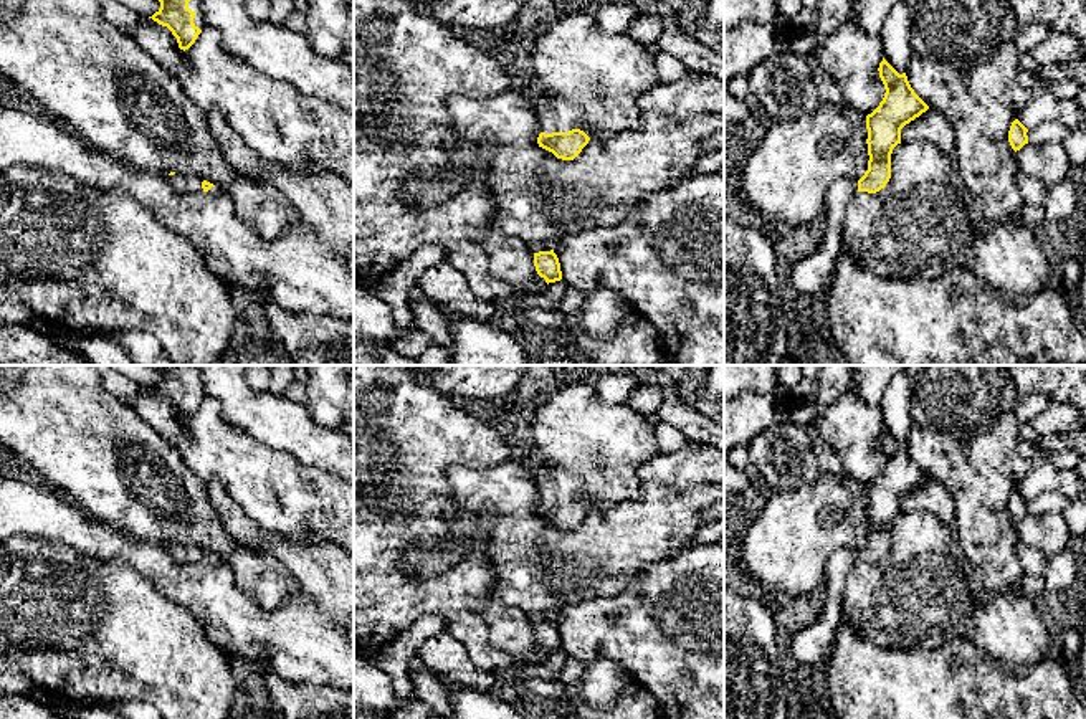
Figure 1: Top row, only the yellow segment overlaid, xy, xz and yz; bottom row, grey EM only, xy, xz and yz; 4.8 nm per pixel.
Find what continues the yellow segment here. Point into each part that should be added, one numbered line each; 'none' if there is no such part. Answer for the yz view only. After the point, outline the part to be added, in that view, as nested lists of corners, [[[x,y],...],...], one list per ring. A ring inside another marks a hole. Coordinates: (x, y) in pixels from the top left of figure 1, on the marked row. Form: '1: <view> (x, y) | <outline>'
1: yz (809, 276) | [[[838,179],[826,192],[826,213],[817,250],[792,266],[790,281],[802,296],[822,294],[843,253],[843,225],[846,205],[858,193],[856,179]]]

